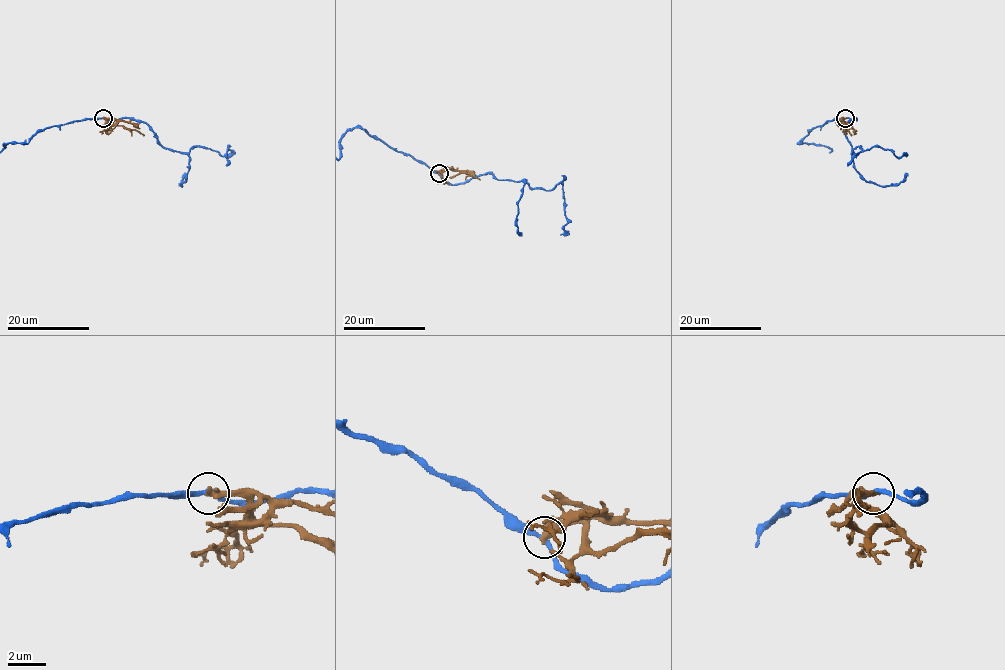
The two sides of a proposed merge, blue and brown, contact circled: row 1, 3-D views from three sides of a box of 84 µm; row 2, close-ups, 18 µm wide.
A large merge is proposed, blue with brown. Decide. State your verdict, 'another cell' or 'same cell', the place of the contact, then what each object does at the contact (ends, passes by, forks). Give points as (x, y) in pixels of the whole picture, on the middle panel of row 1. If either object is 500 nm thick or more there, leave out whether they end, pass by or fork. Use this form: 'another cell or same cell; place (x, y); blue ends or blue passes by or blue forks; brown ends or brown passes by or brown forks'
another cell; place (439, 173); blue passes by; brown ends

